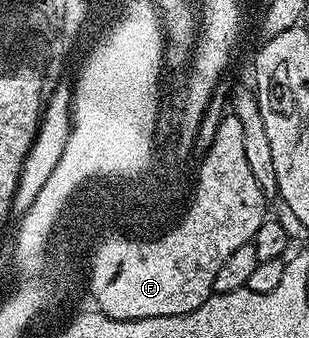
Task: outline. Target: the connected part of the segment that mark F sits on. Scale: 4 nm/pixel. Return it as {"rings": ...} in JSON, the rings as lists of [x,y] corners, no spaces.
{"rings":[[[231,114],[225,116],[200,164],[200,177],[196,184],[194,180],[188,213],[184,212],[167,230],[153,235],[153,240],[108,236],[93,250],[86,284],[105,316],[137,320],[198,310],[213,295],[214,278],[226,258],[238,246],[256,239],[258,226],[266,219],[266,197],[246,163],[242,122]]]}

